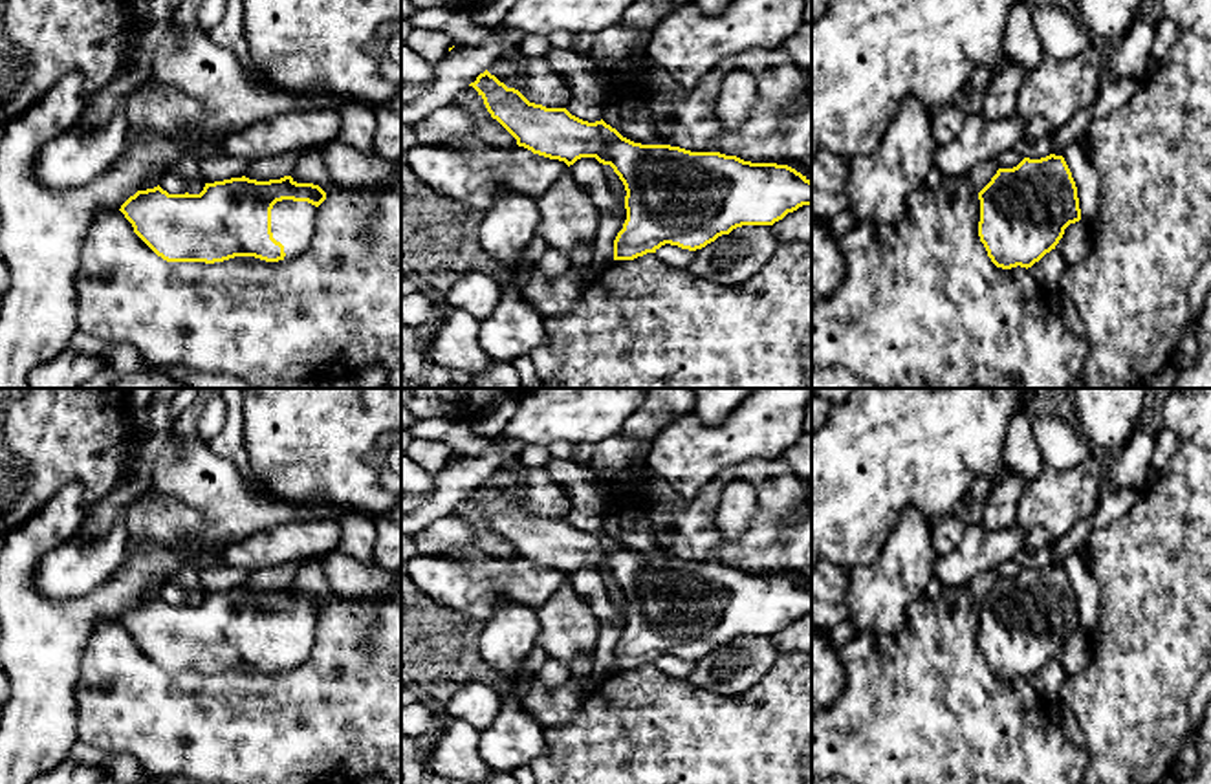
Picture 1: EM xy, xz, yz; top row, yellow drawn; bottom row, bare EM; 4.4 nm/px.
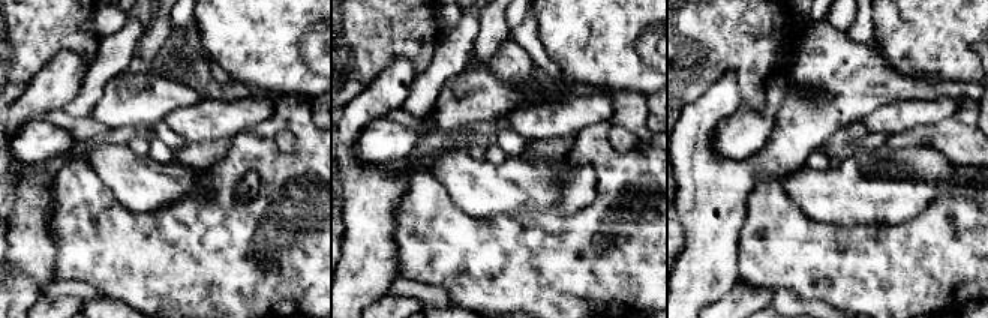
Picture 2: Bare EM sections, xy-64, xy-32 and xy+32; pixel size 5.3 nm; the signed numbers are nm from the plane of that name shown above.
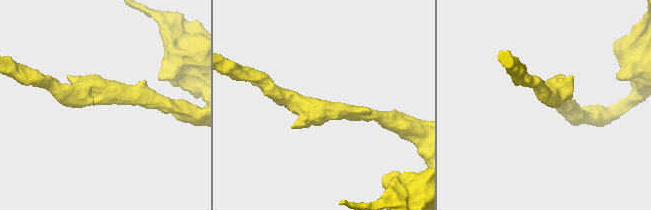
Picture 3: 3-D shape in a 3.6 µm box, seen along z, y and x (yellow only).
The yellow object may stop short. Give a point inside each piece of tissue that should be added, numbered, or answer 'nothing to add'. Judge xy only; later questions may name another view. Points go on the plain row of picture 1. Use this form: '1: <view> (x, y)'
1: xy (294, 634)

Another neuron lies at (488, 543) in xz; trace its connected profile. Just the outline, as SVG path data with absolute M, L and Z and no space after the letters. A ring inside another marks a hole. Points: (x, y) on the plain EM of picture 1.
M467 496L454 515L464 518L475 533L471 553L495 559L517 557L517 550L487 522L482 506Z

